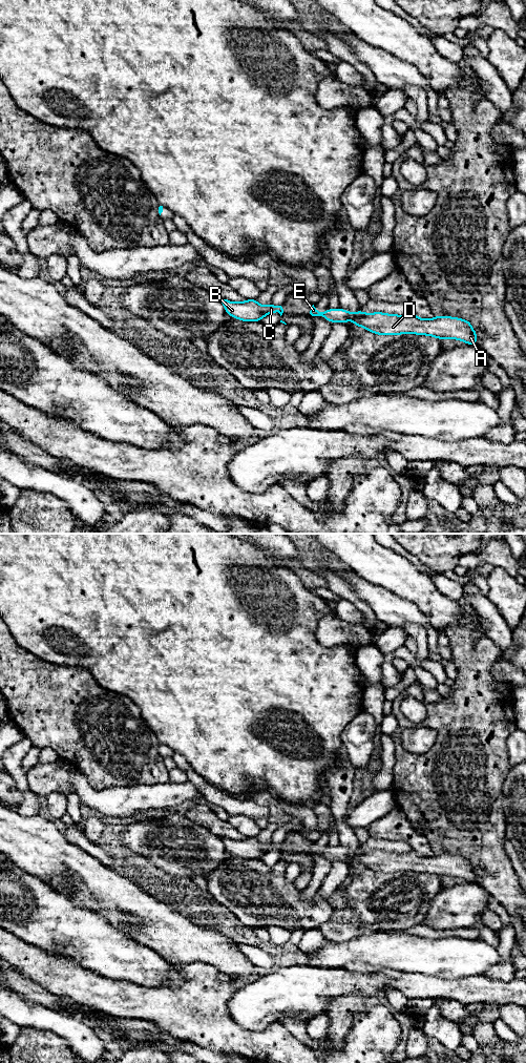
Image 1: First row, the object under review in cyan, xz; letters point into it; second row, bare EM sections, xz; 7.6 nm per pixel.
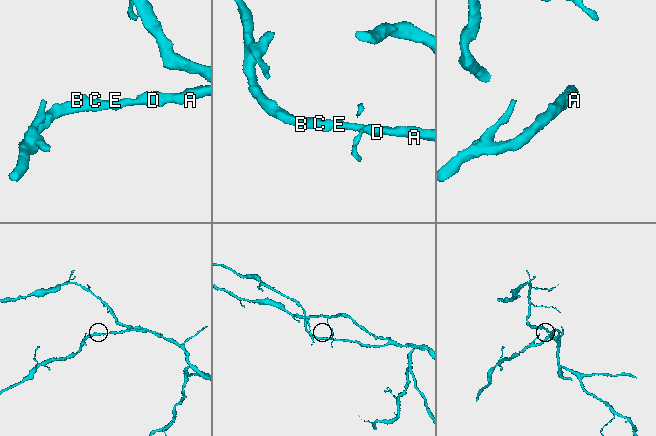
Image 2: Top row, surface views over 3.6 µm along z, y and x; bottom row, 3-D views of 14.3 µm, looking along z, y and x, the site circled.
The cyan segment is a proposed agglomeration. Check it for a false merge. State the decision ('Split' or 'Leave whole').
Leave whole

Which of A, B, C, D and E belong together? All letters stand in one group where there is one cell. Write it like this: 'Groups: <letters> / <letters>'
Groups: A B C D E

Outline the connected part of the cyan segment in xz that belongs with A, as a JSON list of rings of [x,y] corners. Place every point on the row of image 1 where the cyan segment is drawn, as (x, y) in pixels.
[[[314,305],[312,308],[307,311],[311,317],[322,316],[332,324],[339,321],[341,324],[346,324],[349,319],[353,320],[354,326],[360,326],[366,331],[371,331],[378,335],[399,335],[405,333],[414,333],[417,335],[429,335],[438,338],[451,338],[462,340],[467,345],[477,345],[478,336],[476,331],[472,329],[470,321],[462,318],[449,317],[449,316],[435,316],[432,319],[421,319],[416,314],[409,315],[395,315],[395,314],[385,314],[381,312],[374,312],[372,314],[366,314],[359,310],[358,312],[351,313],[341,308],[339,309],[328,309],[325,312],[320,313]]]

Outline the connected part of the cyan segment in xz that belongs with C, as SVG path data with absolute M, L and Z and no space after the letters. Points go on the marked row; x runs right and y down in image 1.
M228 299L220 300L230 316L244 321L260 321L269 313L278 312L280 316L283 313L281 306L269 304L262 307L257 299L247 299L243 303L231 303Z

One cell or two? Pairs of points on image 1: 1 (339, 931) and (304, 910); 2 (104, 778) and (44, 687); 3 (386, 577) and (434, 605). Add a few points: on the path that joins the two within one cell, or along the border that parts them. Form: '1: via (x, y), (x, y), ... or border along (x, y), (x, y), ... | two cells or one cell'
1: border along (330, 920), (318, 928) | two cells
2: via (90, 755), (81, 746), (71, 720), (62, 710) | one cell
3: via (398, 577), (423, 593) | one cell

